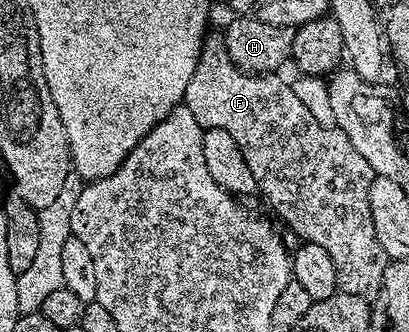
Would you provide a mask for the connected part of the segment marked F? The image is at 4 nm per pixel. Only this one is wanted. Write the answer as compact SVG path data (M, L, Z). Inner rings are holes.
M210 31L206 35L205 44L201 48L201 53L197 59L195 74L191 74L191 82L187 82L187 90L185 91L183 103L187 106L187 110L191 110L191 114L195 114L195 122L199 122L201 128L223 130L226 136L235 138L235 142L239 142L239 150L247 162L247 170L251 172L257 183L256 191L258 193L262 192L265 195L266 202L273 207L274 213L272 212L272 215L278 221L281 219L298 236L296 238L298 241L320 246L330 256L331 263L335 265L335 278L337 279L337 287L340 291L369 298L379 290L379 286L383 282L383 270L389 265L391 257L383 250L383 246L375 234L375 222L371 222L371 182L374 177L373 170L367 164L366 159L351 146L350 139L340 129L336 126L328 128L319 122L315 122L315 117L309 113L307 106L303 106L303 102L299 102L299 98L295 98L295 90L288 79L285 81L281 77L281 74L254 74L239 70L231 62L231 58L227 54L224 35L220 31Z

